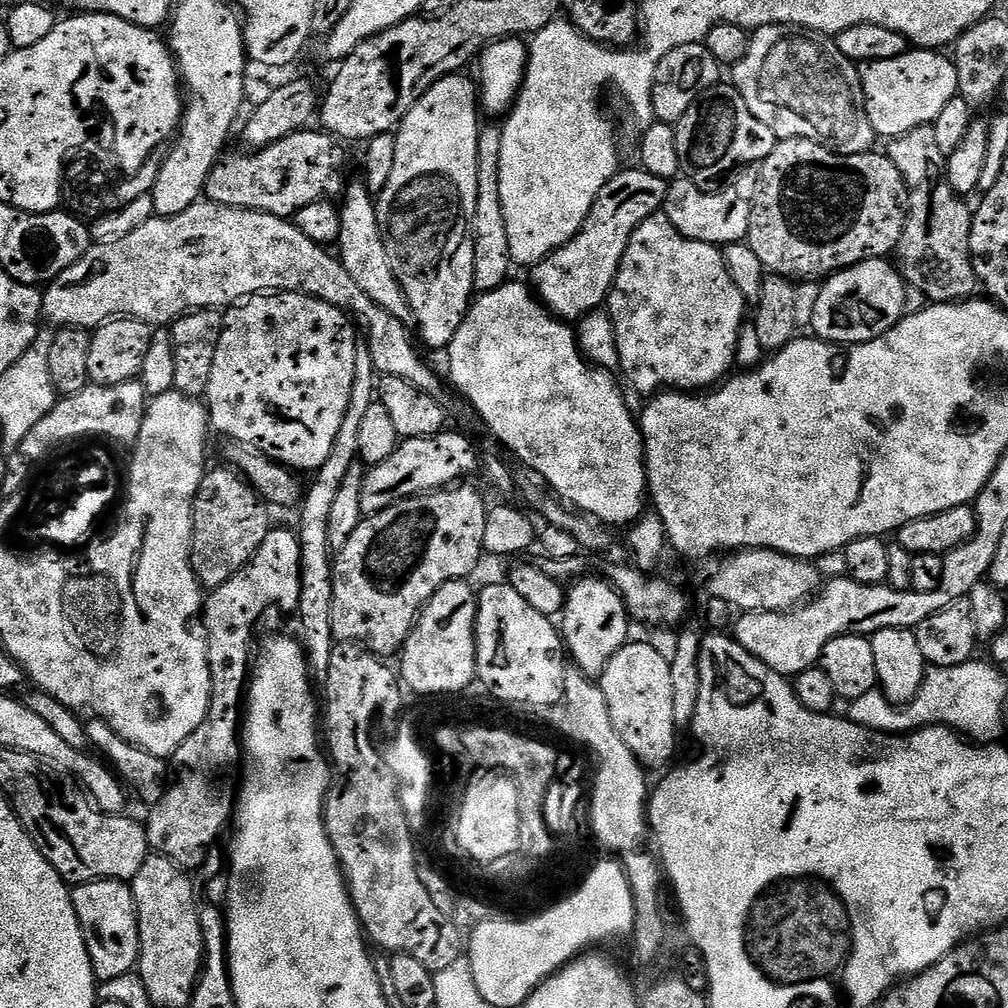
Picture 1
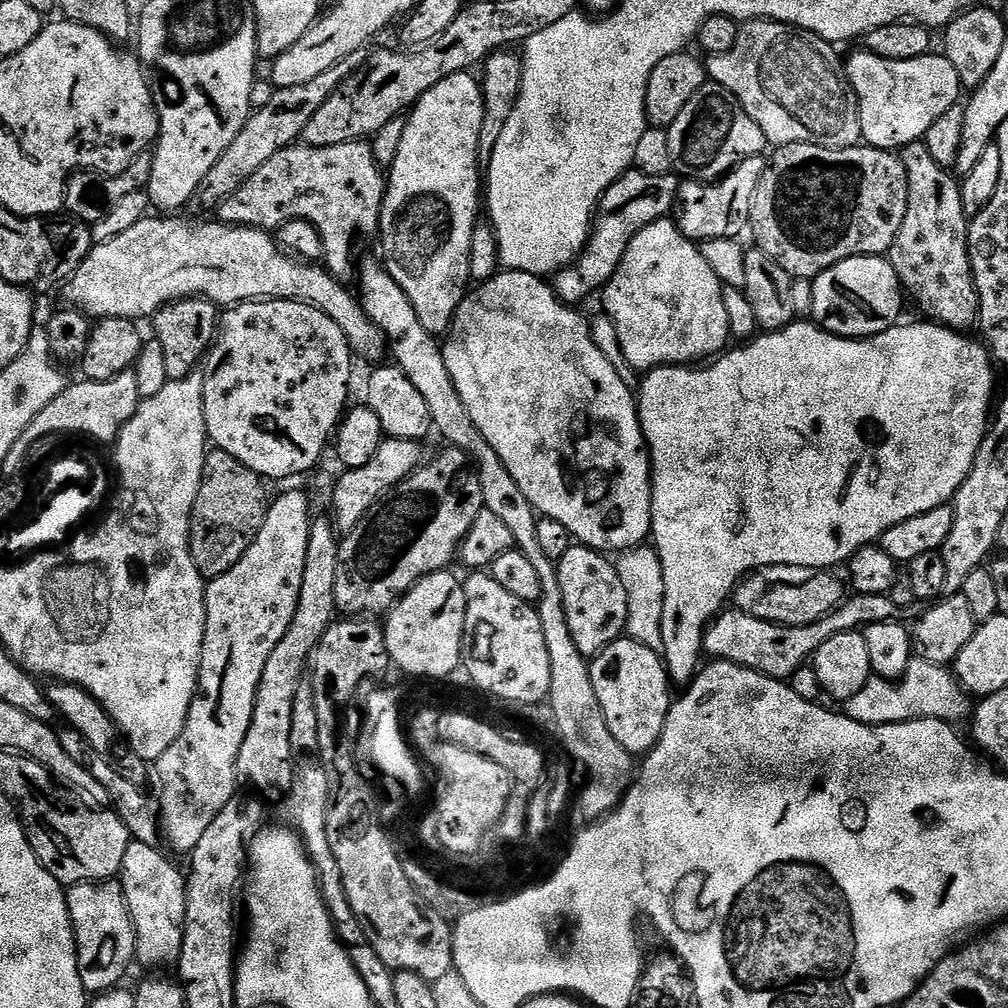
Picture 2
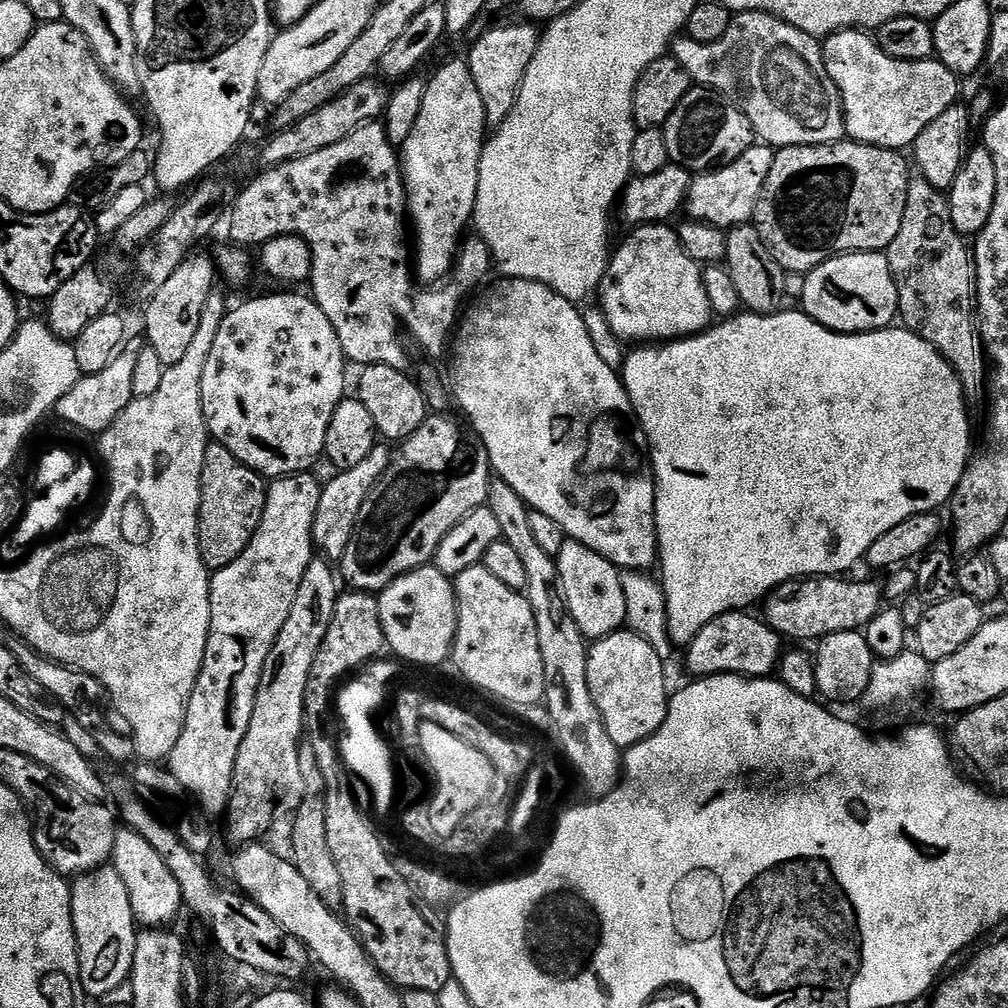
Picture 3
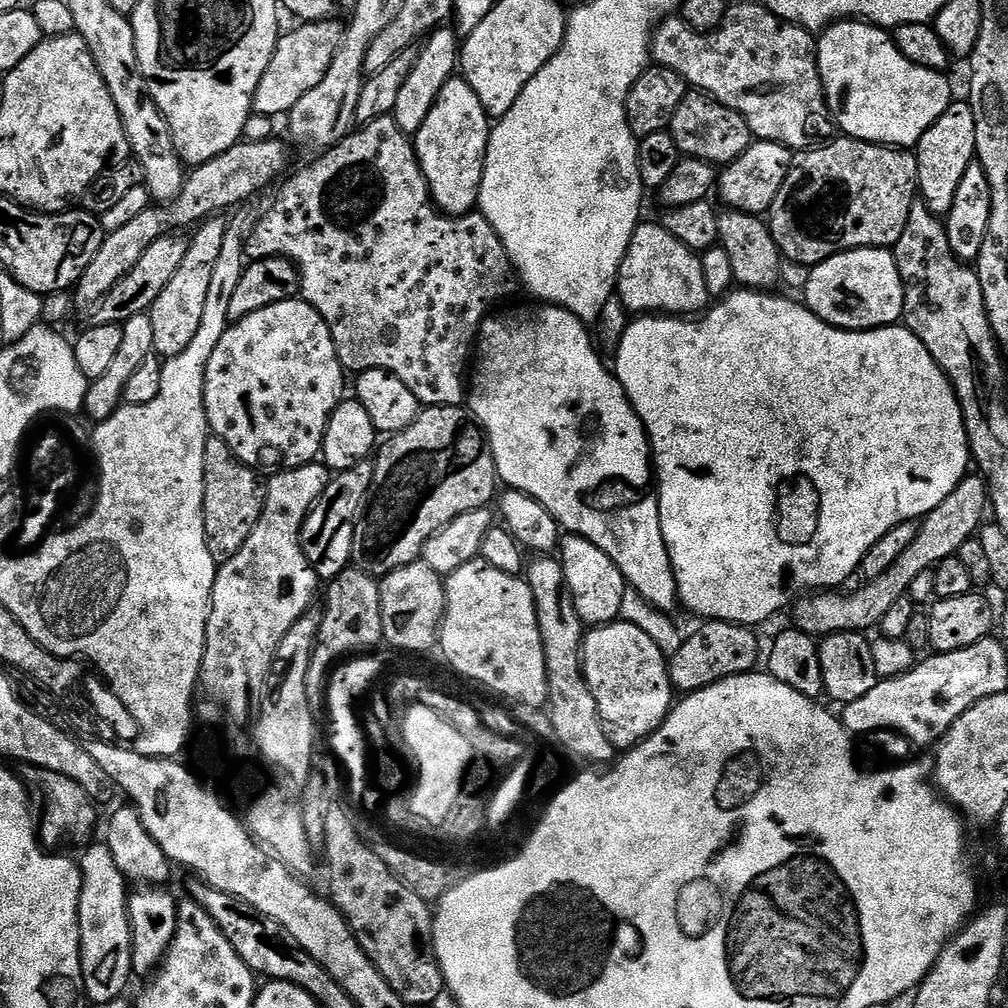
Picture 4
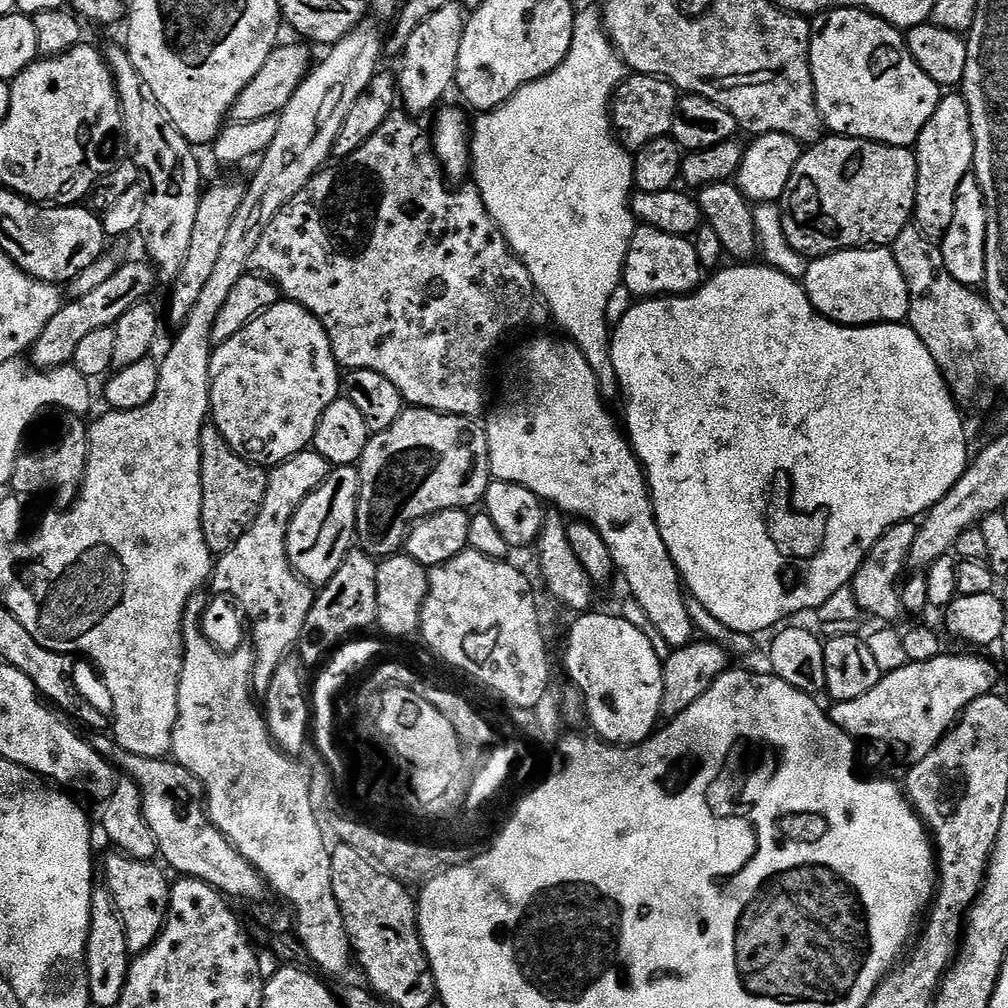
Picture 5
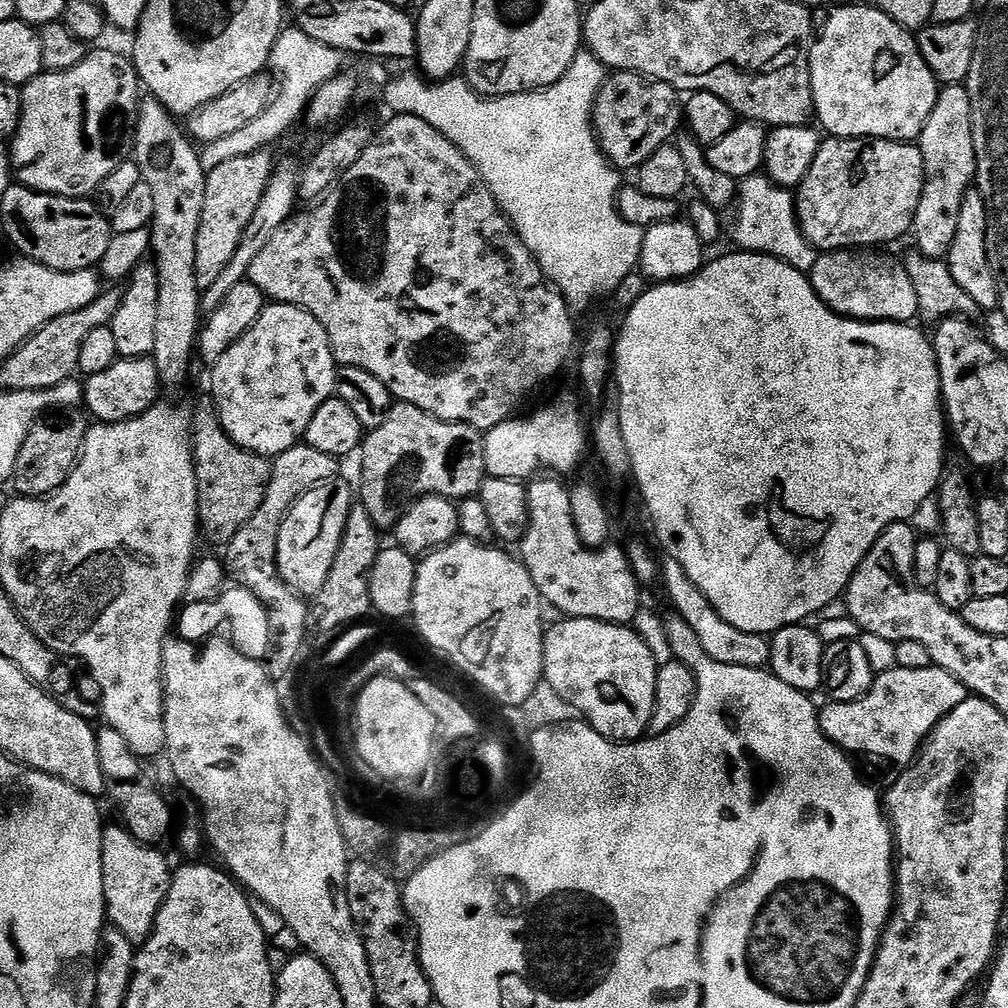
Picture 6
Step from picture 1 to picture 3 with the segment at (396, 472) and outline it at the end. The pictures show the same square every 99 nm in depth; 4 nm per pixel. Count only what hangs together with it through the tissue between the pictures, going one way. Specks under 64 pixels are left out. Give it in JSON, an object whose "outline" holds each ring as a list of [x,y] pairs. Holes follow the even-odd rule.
{"outline":[[[376,443],[374,450],[370,450],[370,455],[358,466],[354,466],[354,470],[336,472],[333,480],[321,487],[318,510],[312,523],[312,542],[315,551],[323,559],[338,562],[344,557],[344,545],[352,541],[352,534],[357,526],[356,519],[362,510],[362,502],[366,502],[370,490],[384,477],[392,461],[393,449],[387,447],[391,448],[387,443]]]}

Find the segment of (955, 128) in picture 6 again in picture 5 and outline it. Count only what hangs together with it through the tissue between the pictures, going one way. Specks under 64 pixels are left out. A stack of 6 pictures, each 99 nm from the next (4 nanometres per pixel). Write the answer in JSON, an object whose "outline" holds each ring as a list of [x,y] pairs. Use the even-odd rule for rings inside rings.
{"outline":[[[941,95],[934,114],[930,114],[930,122],[926,122],[926,126],[922,126],[922,134],[918,134],[914,151],[918,166],[915,227],[929,238],[943,238],[954,219],[958,185],[973,171],[974,130],[970,122],[970,106],[963,95]]]}

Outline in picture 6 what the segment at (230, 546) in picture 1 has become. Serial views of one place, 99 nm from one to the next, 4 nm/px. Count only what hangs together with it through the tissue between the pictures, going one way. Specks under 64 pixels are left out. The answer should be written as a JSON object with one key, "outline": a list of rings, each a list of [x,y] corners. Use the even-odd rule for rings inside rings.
{"outline":[[[208,398],[192,412],[192,461],[198,482],[200,532],[210,543],[227,546],[234,534],[258,514],[258,506],[262,506],[262,498],[266,498],[270,486],[273,461],[235,444],[226,434],[215,404]]]}

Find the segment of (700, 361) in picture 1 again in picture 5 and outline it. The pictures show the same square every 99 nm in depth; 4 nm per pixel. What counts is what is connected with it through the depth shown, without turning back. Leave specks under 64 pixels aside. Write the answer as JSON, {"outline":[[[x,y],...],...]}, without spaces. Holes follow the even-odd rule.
{"outline":[[[637,227],[630,242],[628,257],[624,263],[623,287],[631,290],[636,298],[663,298],[669,294],[687,294],[695,292],[702,283],[700,259],[696,253],[696,245],[691,239],[674,234],[666,234],[657,228]]]}

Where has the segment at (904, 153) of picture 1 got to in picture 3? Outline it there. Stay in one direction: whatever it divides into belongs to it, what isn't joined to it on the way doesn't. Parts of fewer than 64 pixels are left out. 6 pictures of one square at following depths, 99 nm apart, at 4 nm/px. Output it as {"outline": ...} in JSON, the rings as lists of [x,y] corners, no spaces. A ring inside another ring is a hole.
{"outline":[[[923,178],[909,179],[906,214],[886,255],[898,286],[898,316],[903,327],[930,342],[950,362],[969,401],[983,401],[990,361],[978,331],[976,266],[969,241],[954,226],[947,195],[941,189]]]}

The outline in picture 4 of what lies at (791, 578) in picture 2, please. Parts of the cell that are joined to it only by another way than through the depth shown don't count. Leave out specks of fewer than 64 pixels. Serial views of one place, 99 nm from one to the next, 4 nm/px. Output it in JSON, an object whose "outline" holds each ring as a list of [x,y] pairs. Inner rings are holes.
{"outline":[[[969,474],[961,480],[960,485],[952,491],[950,498],[942,502],[930,514],[919,521],[916,537],[898,558],[878,578],[861,583],[857,592],[852,592],[848,597],[839,596],[836,590],[820,590],[815,594],[805,595],[797,599],[795,627],[813,638],[832,636],[835,632],[867,633],[867,628],[875,629],[886,618],[890,606],[894,602],[905,599],[910,590],[910,582],[918,578],[918,574],[930,572],[936,565],[941,564],[946,558],[955,556],[962,542],[973,539],[985,523],[986,513],[989,511],[988,485],[983,476]]]}

